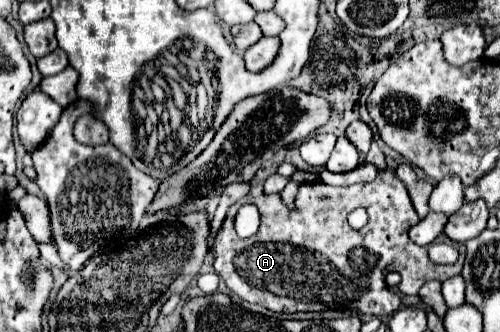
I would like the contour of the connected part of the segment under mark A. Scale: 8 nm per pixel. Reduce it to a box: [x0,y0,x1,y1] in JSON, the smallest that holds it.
[213,170,465,316]

